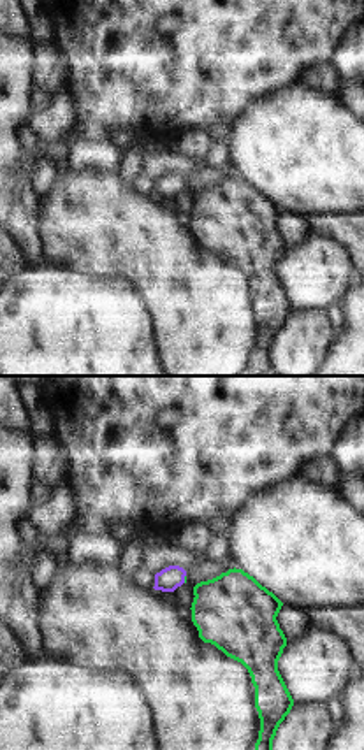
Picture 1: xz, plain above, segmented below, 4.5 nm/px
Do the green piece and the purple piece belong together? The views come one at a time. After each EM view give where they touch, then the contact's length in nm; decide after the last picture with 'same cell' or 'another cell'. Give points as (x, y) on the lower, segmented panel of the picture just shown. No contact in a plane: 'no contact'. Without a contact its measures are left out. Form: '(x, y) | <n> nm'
(185, 578) | 40 nm

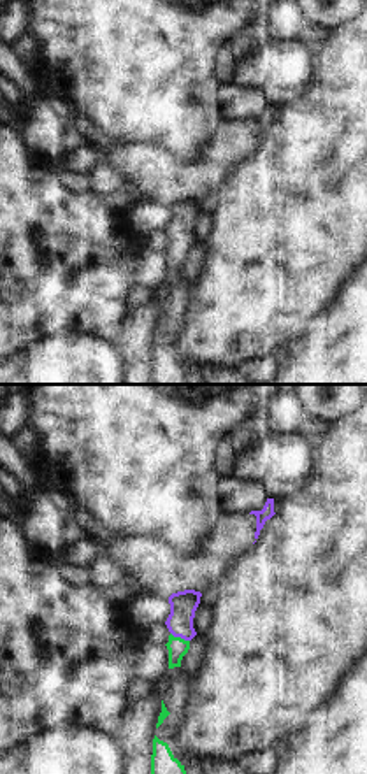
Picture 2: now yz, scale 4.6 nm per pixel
(179, 637) | 100 nm

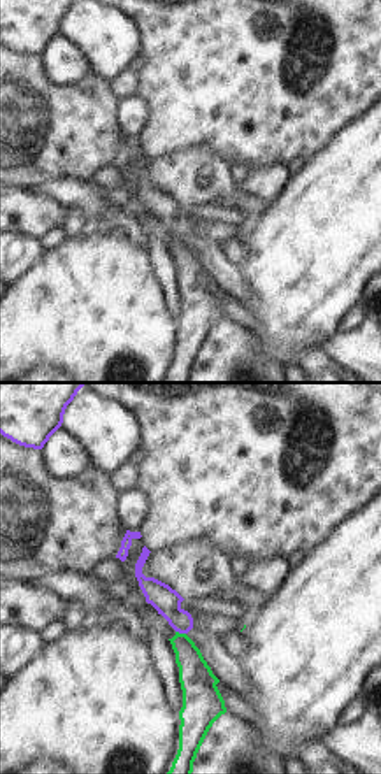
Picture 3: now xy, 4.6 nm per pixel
(181, 634) | 50 nm

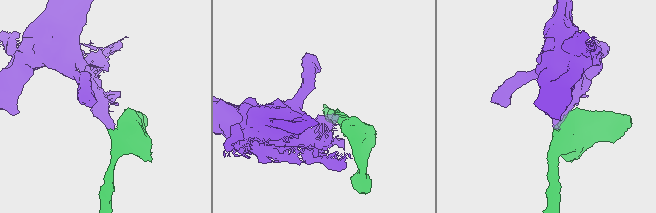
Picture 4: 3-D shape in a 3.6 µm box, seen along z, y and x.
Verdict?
same cell

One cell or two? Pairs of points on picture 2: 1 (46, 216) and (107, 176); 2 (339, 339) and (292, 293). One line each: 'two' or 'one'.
1: two
2: two

